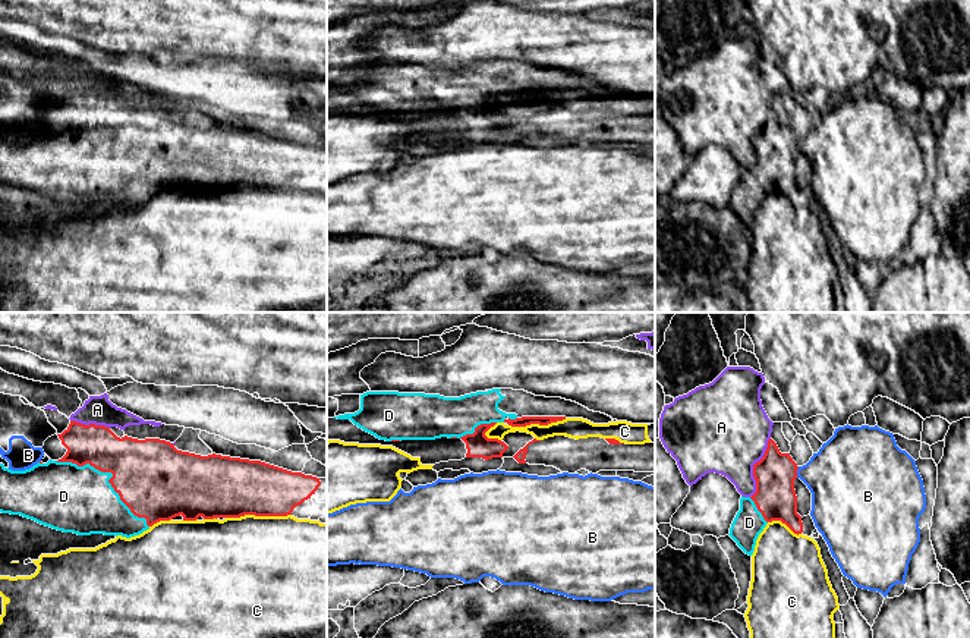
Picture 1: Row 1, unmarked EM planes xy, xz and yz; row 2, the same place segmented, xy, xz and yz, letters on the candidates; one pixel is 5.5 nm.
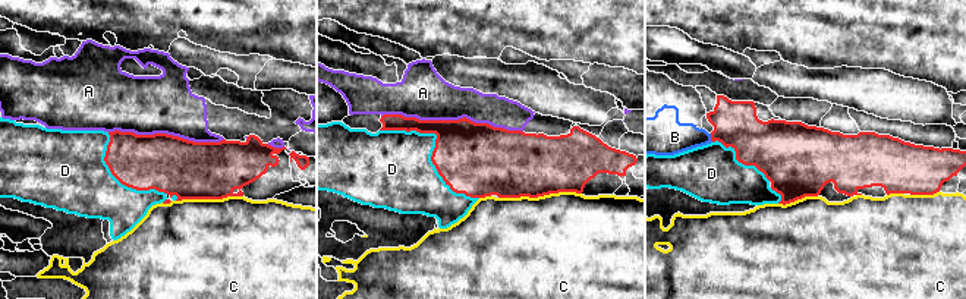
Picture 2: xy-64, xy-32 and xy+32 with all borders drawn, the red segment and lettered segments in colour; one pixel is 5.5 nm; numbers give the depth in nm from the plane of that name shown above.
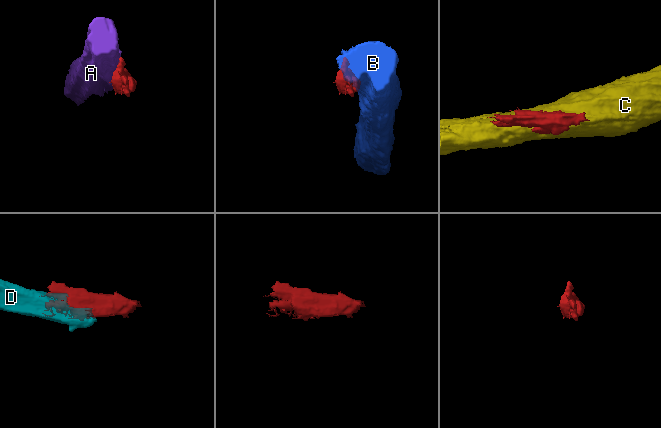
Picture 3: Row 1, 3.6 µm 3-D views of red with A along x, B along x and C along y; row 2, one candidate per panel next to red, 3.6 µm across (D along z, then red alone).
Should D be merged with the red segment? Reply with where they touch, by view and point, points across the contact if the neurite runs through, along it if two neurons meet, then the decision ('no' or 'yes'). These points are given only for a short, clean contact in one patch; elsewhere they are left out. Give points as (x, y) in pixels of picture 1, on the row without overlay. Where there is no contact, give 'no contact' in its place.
xy (113, 147) | yes

